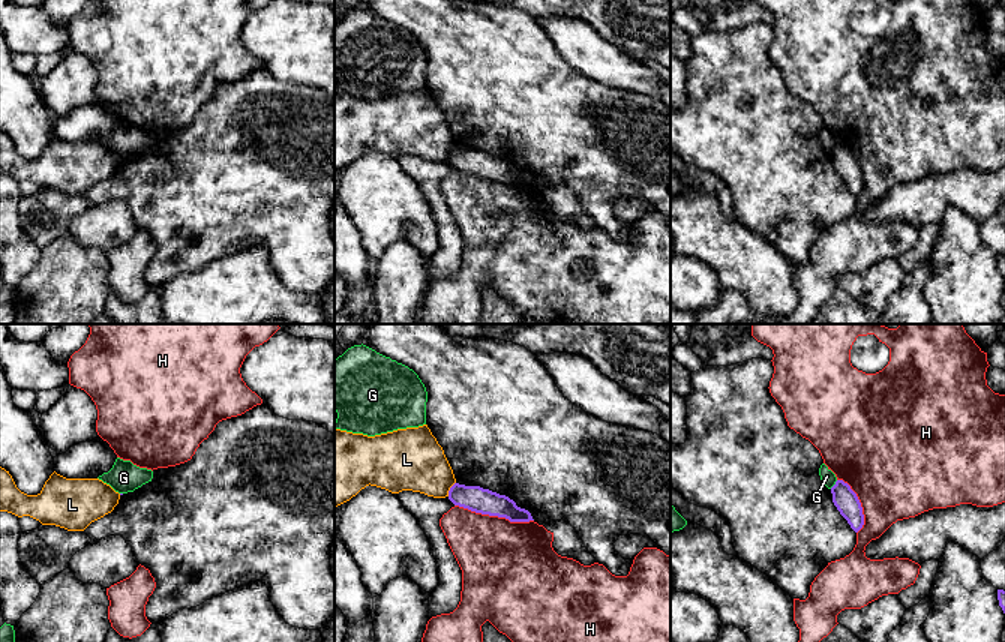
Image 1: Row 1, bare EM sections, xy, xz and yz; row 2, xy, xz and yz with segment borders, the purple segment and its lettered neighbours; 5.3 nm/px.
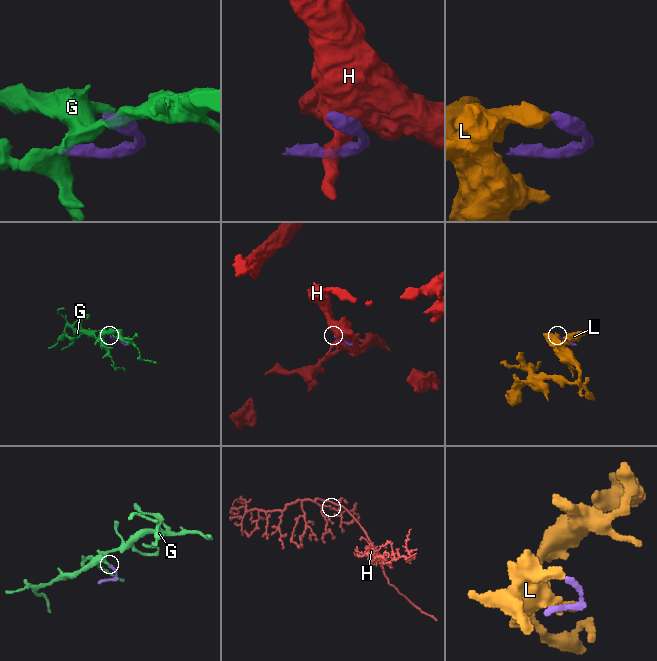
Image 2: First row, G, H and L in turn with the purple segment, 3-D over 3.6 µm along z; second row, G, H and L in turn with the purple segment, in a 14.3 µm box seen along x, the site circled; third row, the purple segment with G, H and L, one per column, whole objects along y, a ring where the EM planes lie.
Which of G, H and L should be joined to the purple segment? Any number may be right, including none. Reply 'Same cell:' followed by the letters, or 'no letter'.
Same cell: no letter

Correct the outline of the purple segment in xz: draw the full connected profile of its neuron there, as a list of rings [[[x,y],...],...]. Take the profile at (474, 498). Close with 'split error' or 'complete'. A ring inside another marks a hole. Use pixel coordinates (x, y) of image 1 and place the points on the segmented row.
[[[454,483],[448,490],[448,500],[459,507],[476,513],[506,518],[510,522],[534,520],[531,513],[516,506],[513,500],[480,486]]]; complete

